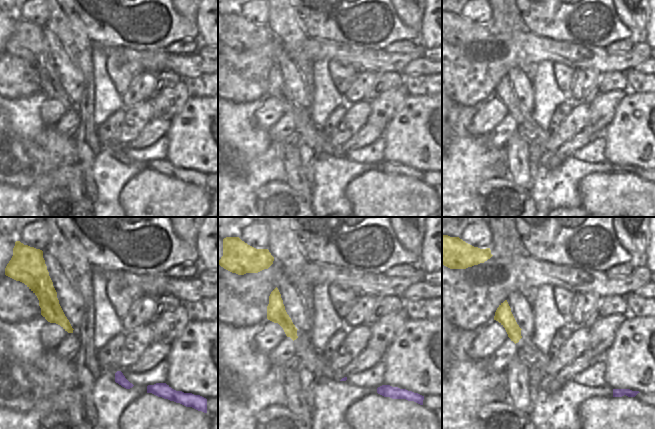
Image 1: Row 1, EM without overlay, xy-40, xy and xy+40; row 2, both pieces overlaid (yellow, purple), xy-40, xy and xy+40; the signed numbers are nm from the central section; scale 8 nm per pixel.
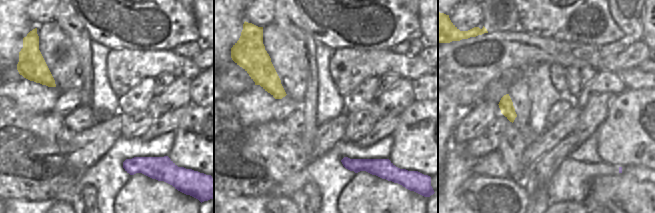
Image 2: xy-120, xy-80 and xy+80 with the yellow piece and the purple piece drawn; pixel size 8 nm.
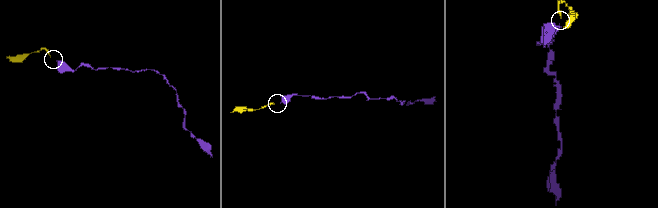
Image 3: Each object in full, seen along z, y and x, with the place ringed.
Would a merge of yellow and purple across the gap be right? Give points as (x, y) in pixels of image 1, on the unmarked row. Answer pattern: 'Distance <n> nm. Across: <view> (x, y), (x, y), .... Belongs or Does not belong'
Distance 480 nm. Across: xy-40 (72, 108), (115, 149). Belongs

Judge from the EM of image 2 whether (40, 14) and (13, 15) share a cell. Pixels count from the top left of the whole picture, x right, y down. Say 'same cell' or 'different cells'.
different cells

